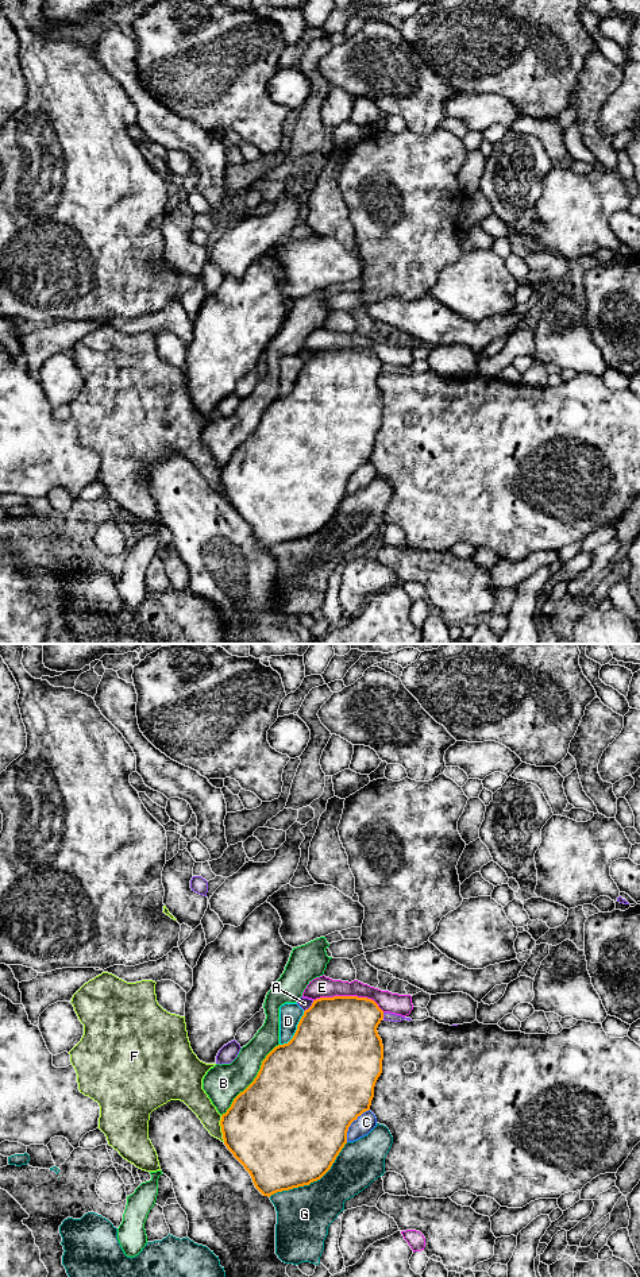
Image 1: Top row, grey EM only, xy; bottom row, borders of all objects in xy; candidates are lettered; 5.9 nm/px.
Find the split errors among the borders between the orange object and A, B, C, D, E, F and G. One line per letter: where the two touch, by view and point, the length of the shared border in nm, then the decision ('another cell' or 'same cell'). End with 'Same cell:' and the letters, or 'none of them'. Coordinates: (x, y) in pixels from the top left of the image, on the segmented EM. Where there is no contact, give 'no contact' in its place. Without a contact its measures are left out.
A: xy (311, 1006) | 90 nm | another cell
B: xy (254, 1080) | 550 nm | another cell
C: xy (351, 1122) | 240 nm | another cell
D: xy (296, 1030) | 260 nm | another cell
E: xy (349, 996) | 440 nm | another cell
F: xy (222, 1129) | 160 nm | another cell
G: xy (312, 1181) | 550 nm | another cell
Same cell: none of them

